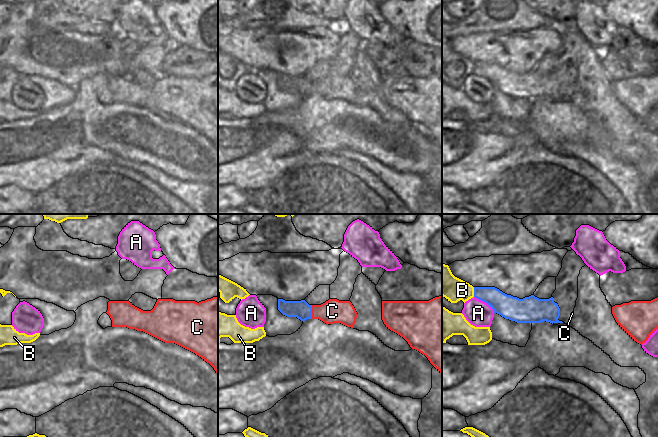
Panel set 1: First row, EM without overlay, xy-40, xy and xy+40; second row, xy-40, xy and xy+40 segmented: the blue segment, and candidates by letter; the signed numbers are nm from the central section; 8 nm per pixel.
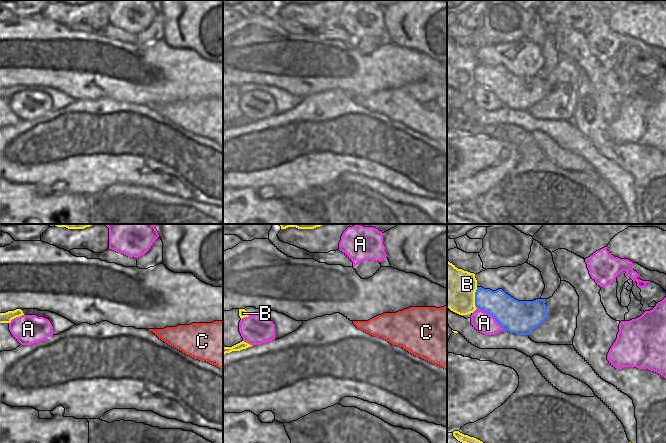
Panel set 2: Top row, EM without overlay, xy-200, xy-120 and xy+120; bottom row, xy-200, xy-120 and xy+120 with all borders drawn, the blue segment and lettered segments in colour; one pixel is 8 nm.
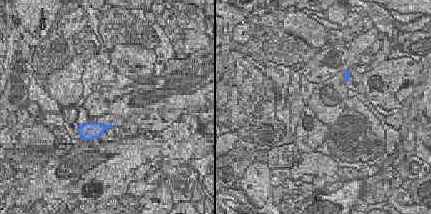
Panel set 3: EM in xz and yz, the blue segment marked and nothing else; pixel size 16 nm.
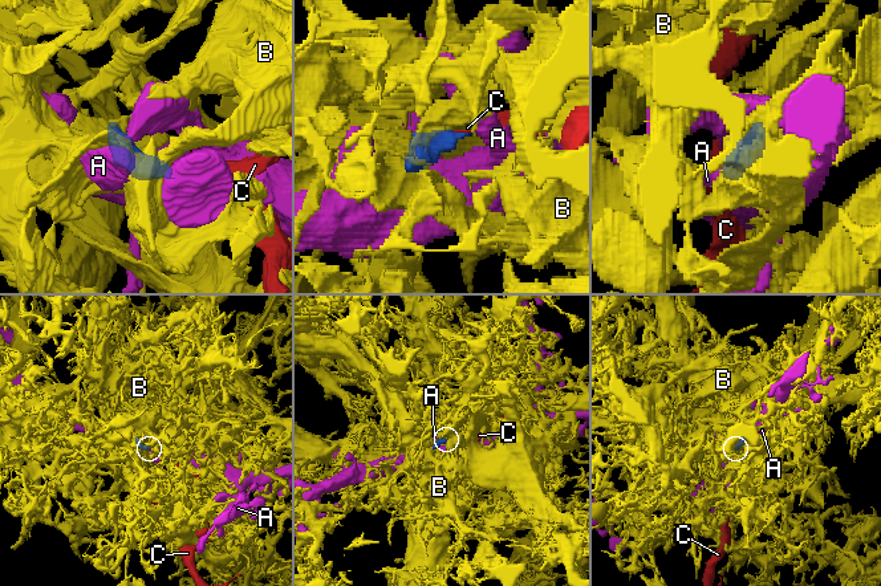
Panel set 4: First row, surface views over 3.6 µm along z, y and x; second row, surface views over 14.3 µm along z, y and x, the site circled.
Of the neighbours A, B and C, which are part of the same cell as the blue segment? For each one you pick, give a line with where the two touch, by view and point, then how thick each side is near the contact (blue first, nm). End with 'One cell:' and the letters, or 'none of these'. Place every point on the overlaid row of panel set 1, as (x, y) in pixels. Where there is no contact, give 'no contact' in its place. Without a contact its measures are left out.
C: contact xy (311, 312); calibres 150 and 190 nm
One cell: C

